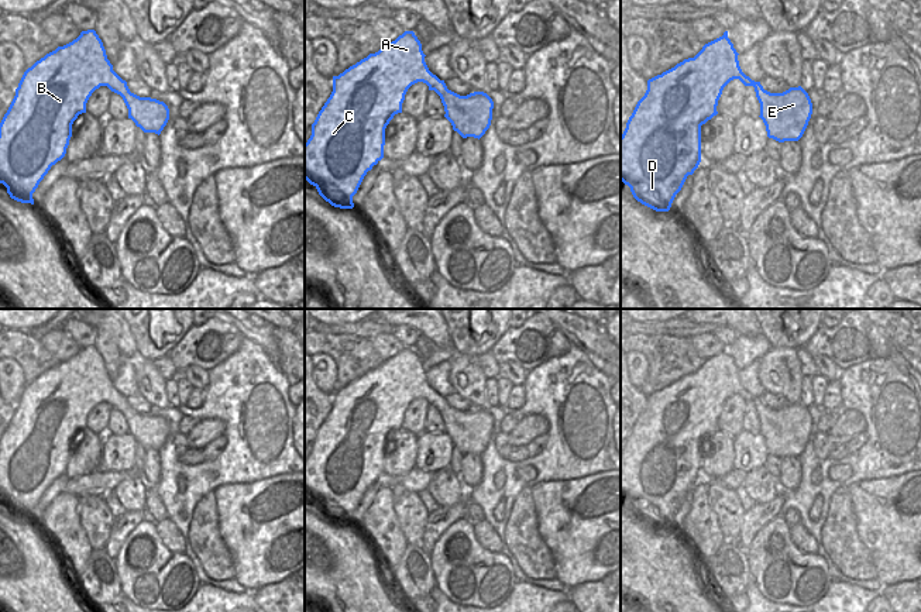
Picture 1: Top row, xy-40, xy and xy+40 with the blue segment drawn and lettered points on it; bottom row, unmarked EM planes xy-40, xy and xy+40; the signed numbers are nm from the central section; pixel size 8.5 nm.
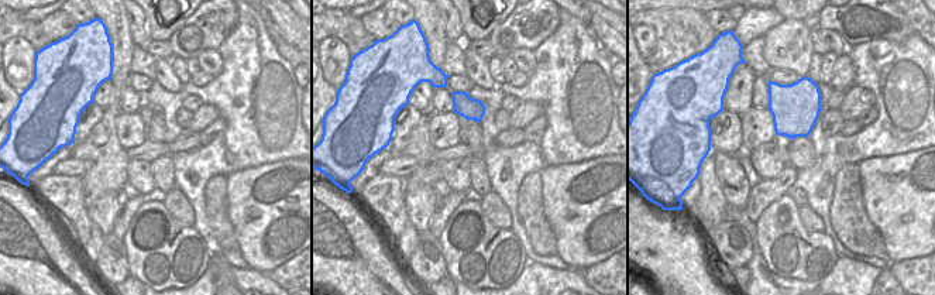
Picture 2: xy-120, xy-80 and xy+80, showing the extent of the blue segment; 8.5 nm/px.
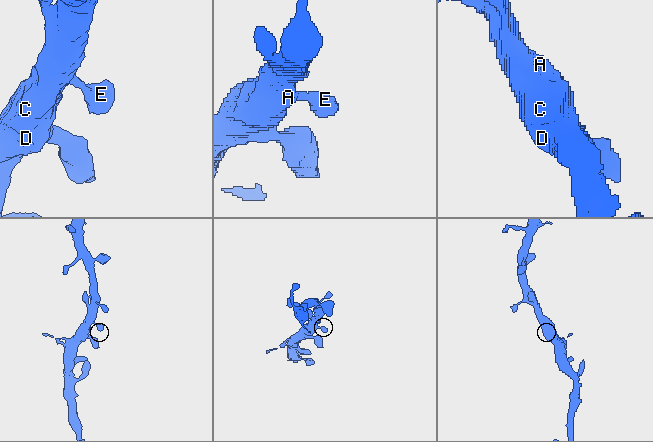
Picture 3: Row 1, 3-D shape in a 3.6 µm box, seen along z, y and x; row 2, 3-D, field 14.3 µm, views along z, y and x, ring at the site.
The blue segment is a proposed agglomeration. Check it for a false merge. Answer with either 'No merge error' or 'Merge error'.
No merge error.

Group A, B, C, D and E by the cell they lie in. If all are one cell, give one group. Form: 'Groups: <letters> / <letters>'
Groups: A B C D E.

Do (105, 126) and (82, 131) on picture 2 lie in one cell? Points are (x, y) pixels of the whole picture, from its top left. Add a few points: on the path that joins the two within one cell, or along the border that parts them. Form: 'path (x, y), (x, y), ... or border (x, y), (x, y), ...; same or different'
border (103, 109), (103, 116), (90, 131), (75, 143); different

